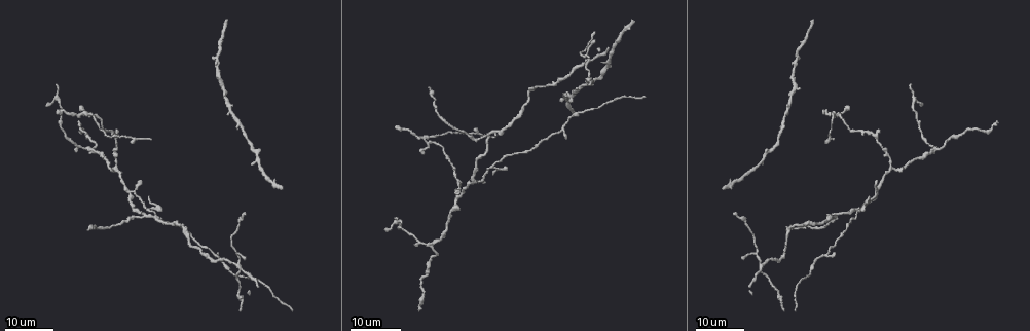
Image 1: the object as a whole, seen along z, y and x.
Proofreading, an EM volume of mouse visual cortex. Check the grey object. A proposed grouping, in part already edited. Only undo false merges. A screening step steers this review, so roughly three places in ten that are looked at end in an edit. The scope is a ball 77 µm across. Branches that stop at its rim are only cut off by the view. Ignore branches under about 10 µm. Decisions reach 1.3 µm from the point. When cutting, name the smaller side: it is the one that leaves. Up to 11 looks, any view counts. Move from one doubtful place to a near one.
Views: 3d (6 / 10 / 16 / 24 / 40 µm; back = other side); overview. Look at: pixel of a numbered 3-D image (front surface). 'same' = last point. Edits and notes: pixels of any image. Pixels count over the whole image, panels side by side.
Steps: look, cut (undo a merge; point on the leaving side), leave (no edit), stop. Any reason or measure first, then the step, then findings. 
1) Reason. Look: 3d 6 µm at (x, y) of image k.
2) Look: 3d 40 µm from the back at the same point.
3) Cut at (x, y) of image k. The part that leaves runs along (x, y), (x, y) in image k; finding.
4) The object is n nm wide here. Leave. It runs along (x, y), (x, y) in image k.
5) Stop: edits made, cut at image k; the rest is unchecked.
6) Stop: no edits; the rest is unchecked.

Four arms meet. Look: 3d 24 µm at (128, 190) of image 1.

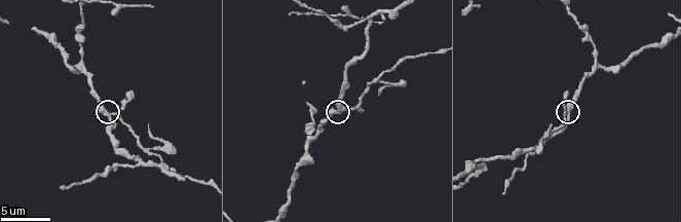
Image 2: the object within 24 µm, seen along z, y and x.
Look: 3d 6 µm at (110, 114) of image 2.

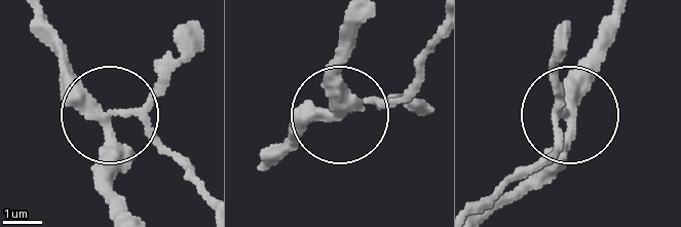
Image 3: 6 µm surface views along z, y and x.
The object is 250 nm wide here. Cut at (159, 144) of image 3. The part that leaves runs along (111, 116), (147, 126), (205, 204) in image 3; a second cell is stuck on.

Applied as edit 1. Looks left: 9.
Look: overview.

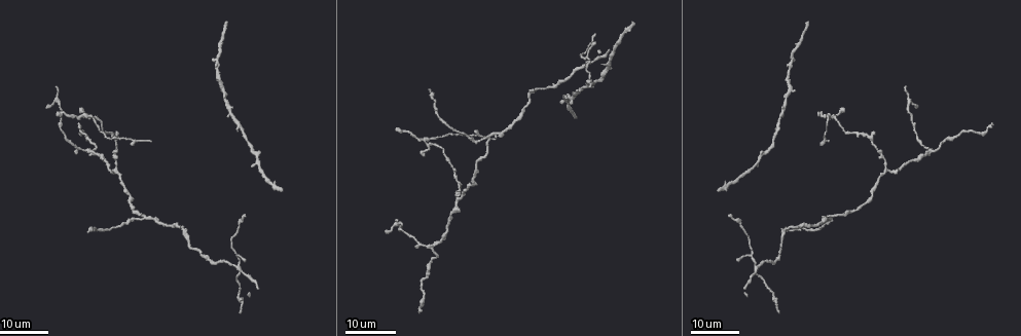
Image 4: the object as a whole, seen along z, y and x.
Four-way junction. Look: 3d 16 µm at (421, 139) of image 4.

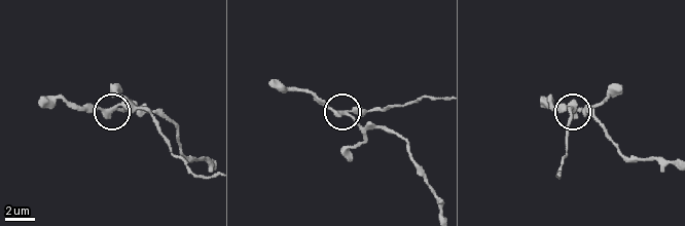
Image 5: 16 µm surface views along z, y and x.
Look: 3d 6 µm at (348, 113) of image 5.

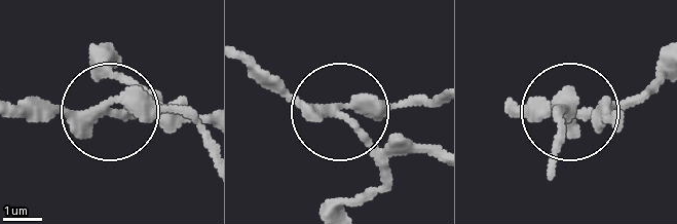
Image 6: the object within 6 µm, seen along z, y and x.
Cut at (155, 107) of image 6. The part that leaves runs along (102, 109), (128, 100), (167, 106), (207, 148) in image 6; a second cell is stuck on.

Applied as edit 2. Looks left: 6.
Look: overview.

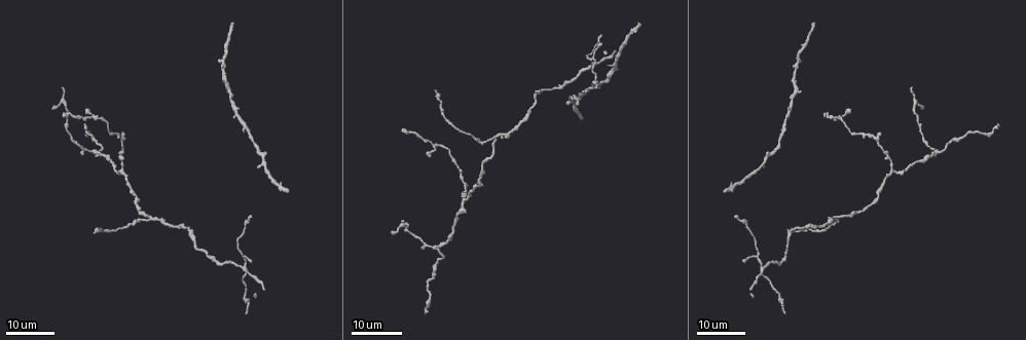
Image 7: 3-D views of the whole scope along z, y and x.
Calibre changes. Look: 3d 24 µm at (120, 150) of image 7.

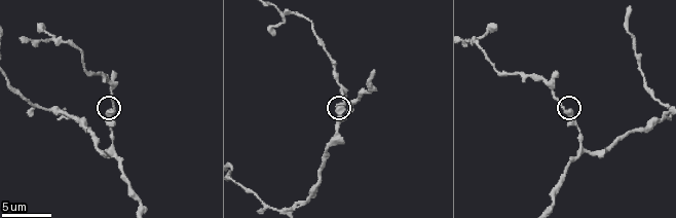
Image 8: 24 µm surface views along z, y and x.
Look: 3d 6 µm at (565, 113) of image 8.

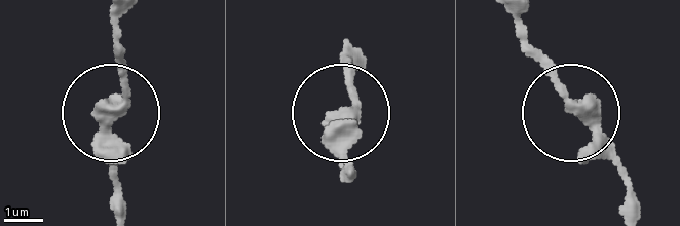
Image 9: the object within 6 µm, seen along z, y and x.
Other side. Look: 3d 6 µm from the back at (576, 108) of image 9.

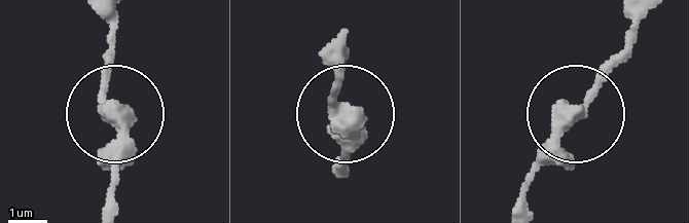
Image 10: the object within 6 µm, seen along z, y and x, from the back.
The object is 390 nm wide here. Leave. It runs along (520, 206), (540, 157), (635, 42) in image 10; all the same cell.

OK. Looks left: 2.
Three-way junction. Look: 3d 24 µm at (938, 152) of image 7.

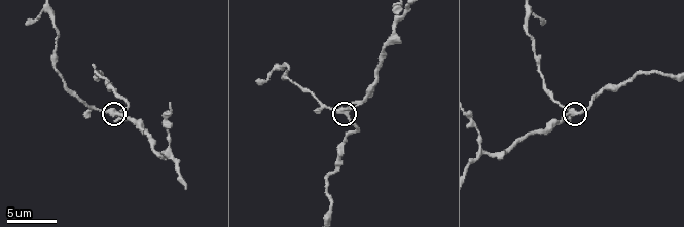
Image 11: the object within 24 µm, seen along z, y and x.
Look: 3d 10 µm at (577, 112) of image 11.

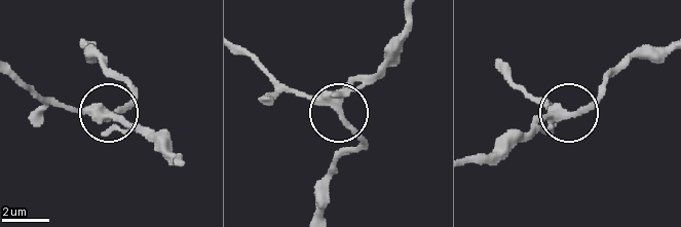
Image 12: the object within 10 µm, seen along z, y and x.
The object is 330 nm wide here. Leave. It runs along (406, 14), (401, 44), (339, 109), (341, 120), (365, 148) in image 12; all the same cell.

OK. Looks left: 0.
Stop: edits made, cut at image 3, cut at image 6; the rest is unchecked.

